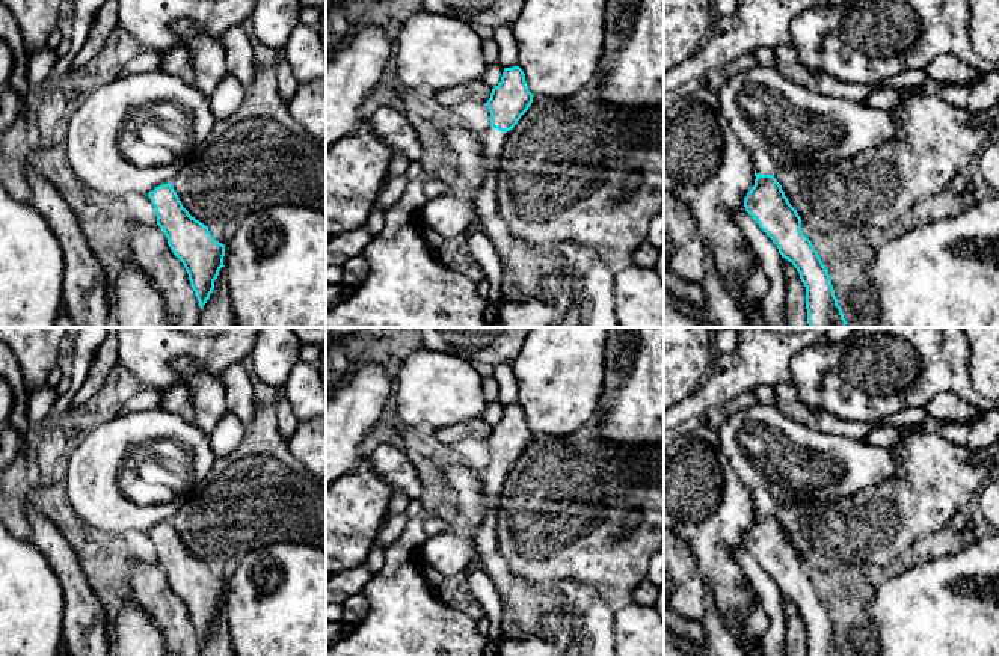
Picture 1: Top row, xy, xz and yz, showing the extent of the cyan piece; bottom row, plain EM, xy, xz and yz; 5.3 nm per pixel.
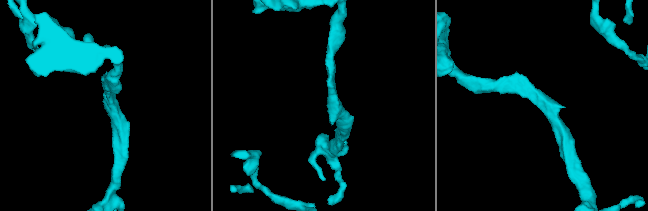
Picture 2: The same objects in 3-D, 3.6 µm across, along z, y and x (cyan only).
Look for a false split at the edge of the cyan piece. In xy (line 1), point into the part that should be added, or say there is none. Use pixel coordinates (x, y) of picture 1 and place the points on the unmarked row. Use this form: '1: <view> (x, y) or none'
1: none

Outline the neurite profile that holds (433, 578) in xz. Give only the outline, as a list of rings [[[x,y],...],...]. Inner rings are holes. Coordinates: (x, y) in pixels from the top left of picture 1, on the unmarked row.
[[[421,564],[421,572],[426,579],[426,584],[429,588],[436,594],[436,590],[439,588],[441,582],[444,581],[444,575],[441,575],[438,570]]]

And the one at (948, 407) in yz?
[[[951,392],[936,395],[927,403],[925,410],[928,416],[951,424],[969,424],[981,415],[981,410],[963,397]]]

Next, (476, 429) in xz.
[[[480,418],[439,428],[433,434],[439,442],[453,446],[466,439],[486,442],[490,431],[492,427]]]

